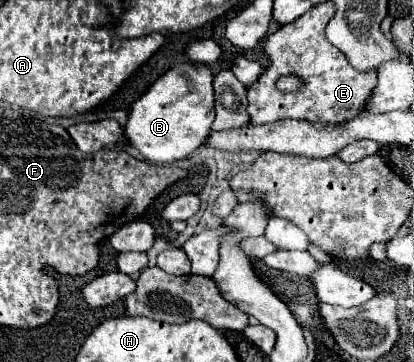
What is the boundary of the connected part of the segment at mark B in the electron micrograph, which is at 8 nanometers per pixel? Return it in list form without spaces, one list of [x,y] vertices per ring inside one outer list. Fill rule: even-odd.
[[[183,63],[159,77],[145,95],[131,105],[131,115],[125,125],[129,145],[153,165],[171,165],[185,161],[209,137],[213,111],[213,75],[209,67]]]

